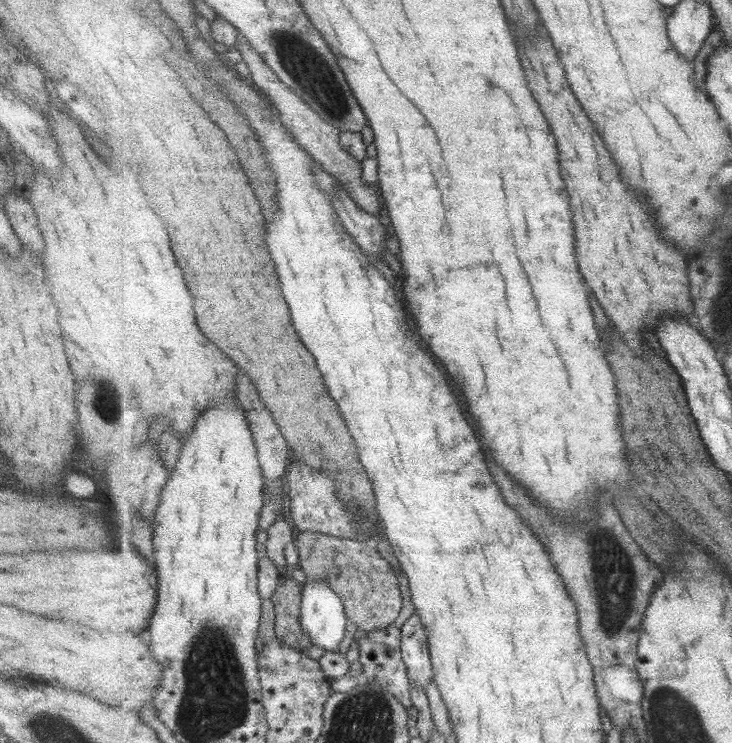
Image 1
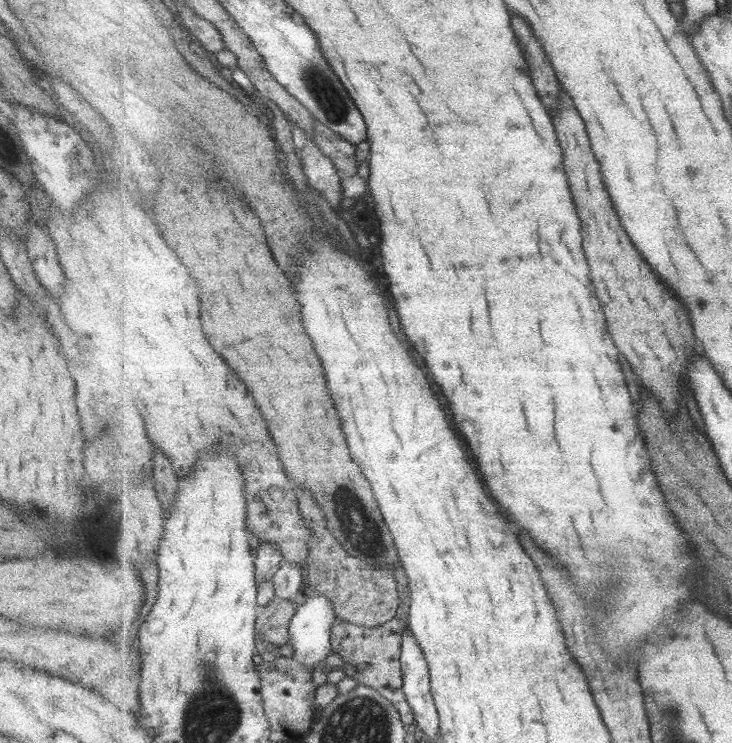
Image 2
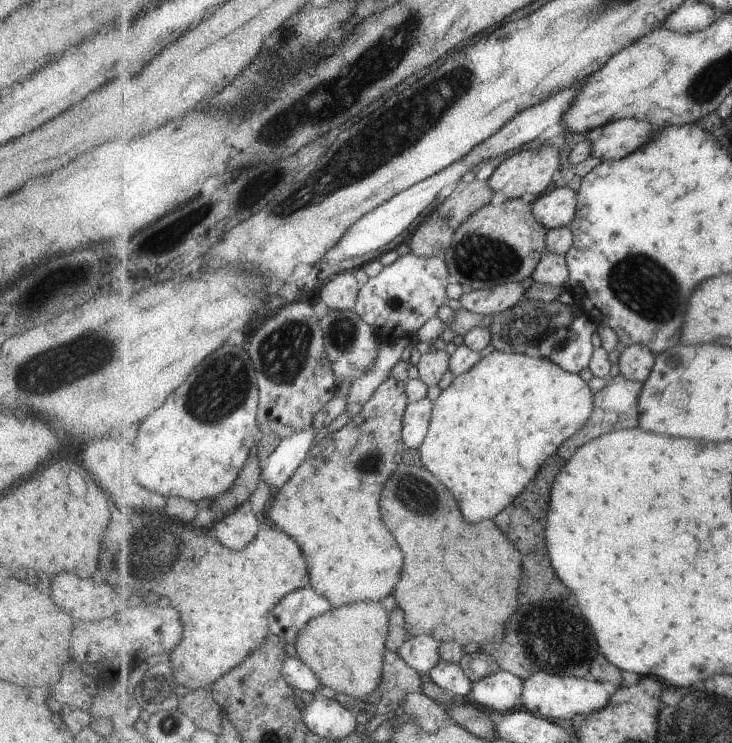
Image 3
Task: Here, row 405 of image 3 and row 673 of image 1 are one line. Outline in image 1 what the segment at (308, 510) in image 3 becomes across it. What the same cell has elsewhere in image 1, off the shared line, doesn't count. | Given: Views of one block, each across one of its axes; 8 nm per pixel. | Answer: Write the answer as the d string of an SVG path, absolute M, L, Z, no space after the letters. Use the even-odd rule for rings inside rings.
M401 570L400 573L397 573L397 578L399 578L399 590L401 590L401 596L403 596L403 608L401 608L401 614L399 614L397 620L383 630L365 631L363 634L361 630L357 630L354 637L357 646L359 646L358 660L363 666L363 672L368 676L369 682L391 692L402 702L403 706L411 708L414 707L411 697L413 685L403 660L402 630L407 620L415 615L416 606L412 600L412 592L406 573Z

